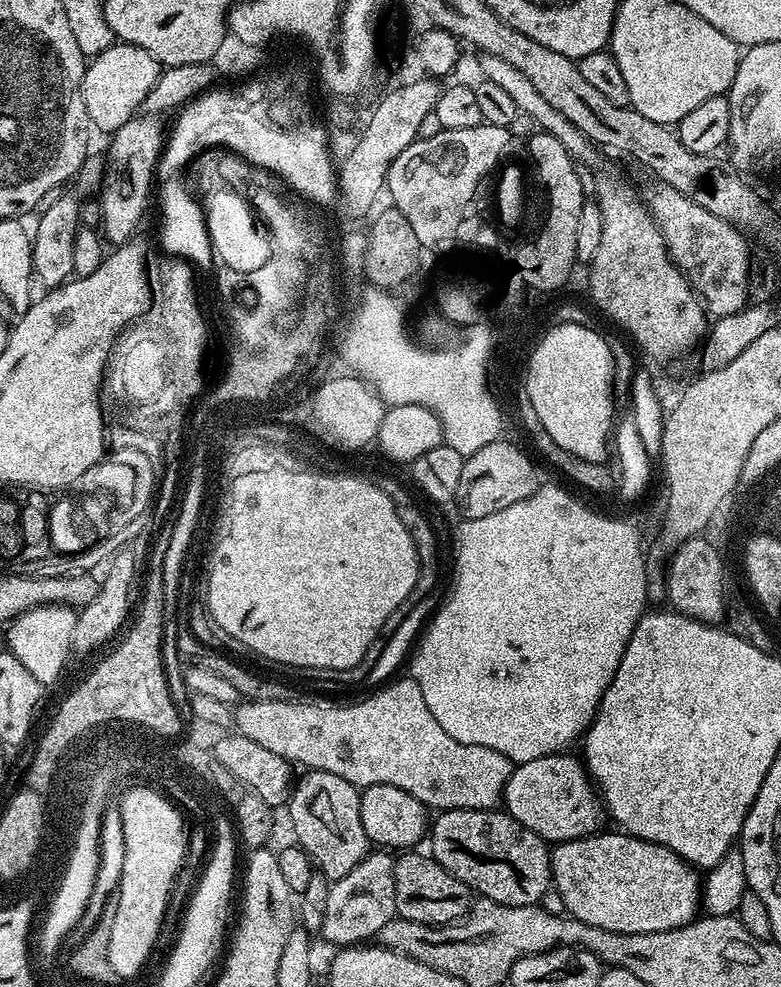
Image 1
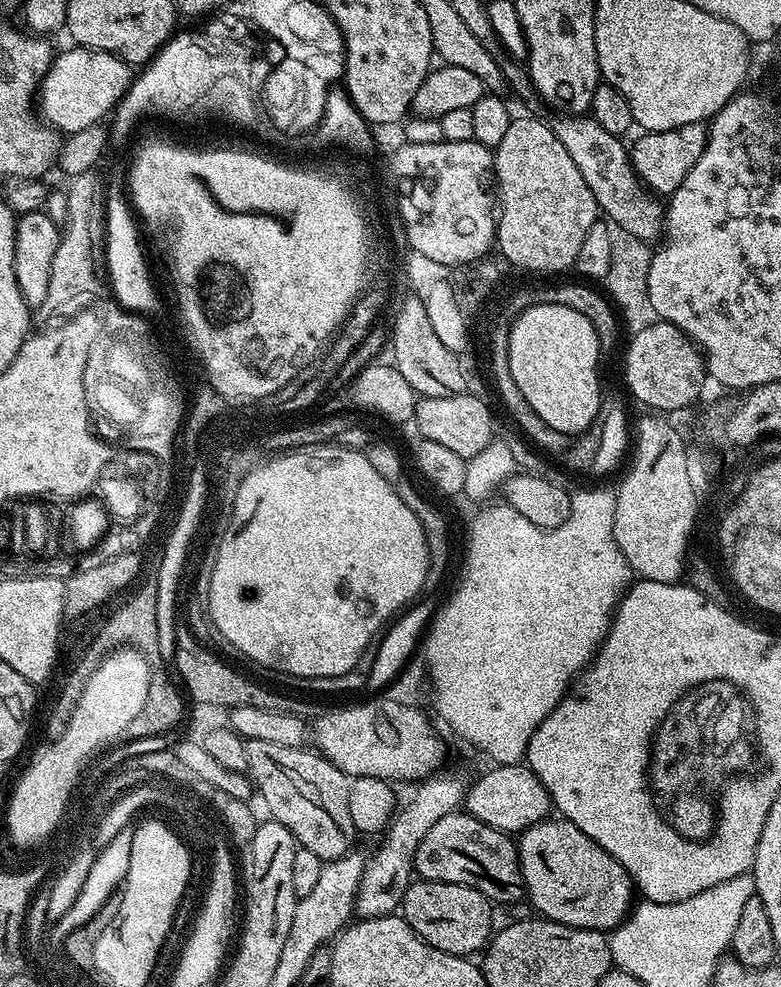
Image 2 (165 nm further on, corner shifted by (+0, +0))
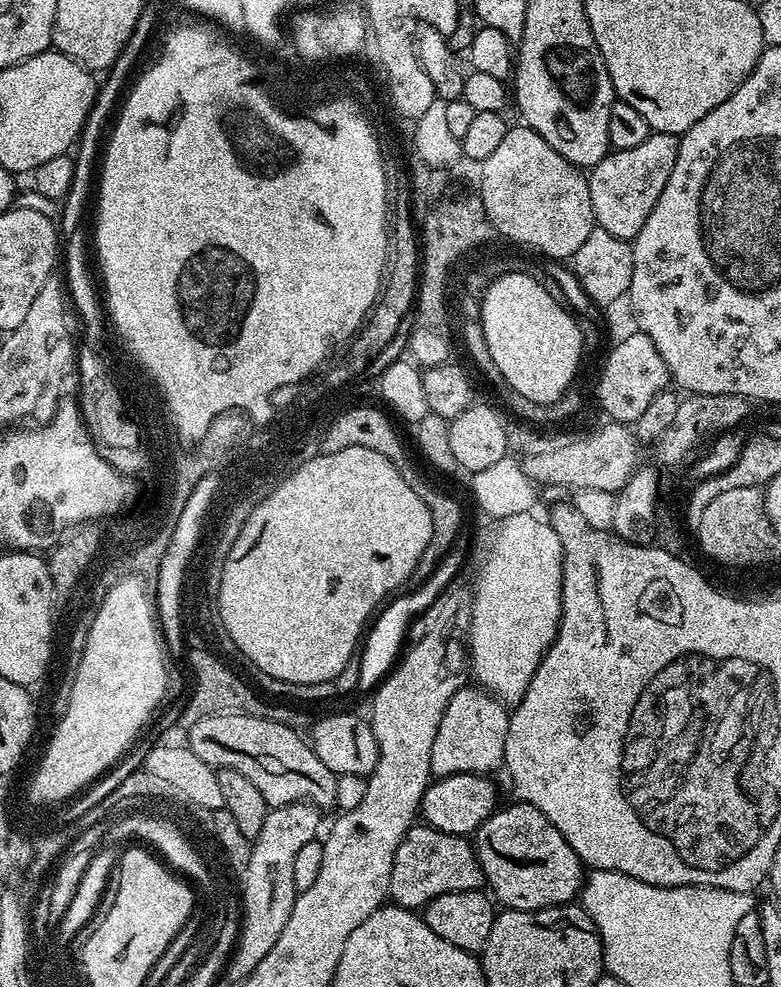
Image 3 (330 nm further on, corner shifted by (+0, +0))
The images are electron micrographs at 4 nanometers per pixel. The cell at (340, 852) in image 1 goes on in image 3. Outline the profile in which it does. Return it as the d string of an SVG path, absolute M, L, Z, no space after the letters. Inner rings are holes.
M211 716L202 718L188 731L187 748L194 750L202 762L212 765L219 770L223 767L233 768L238 774L246 774L258 790L262 790L262 798L272 807L283 804L298 804L307 802L316 805L321 810L336 808L336 778L332 772L314 754L311 743L304 740L299 731L277 720L267 720L265 716Z

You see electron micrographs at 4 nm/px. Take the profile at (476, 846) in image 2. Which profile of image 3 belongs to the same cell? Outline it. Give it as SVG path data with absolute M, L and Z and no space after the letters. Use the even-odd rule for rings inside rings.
M420 822L408 829L394 854L388 896L397 908L420 910L442 894L474 892L484 883L484 871L478 862L471 839L446 834Z

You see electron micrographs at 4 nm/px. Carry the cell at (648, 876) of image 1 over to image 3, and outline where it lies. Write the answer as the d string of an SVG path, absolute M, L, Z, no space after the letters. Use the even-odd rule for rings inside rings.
M515 802L497 807L486 822L482 822L474 833L474 847L476 857L484 871L487 887L492 887L491 895L504 903L508 910L522 910L523 912L537 912L543 908L553 908L559 904L571 904L581 895L586 879L586 865L580 861L578 854L570 847L570 842L562 838L558 826L542 814L533 804Z

